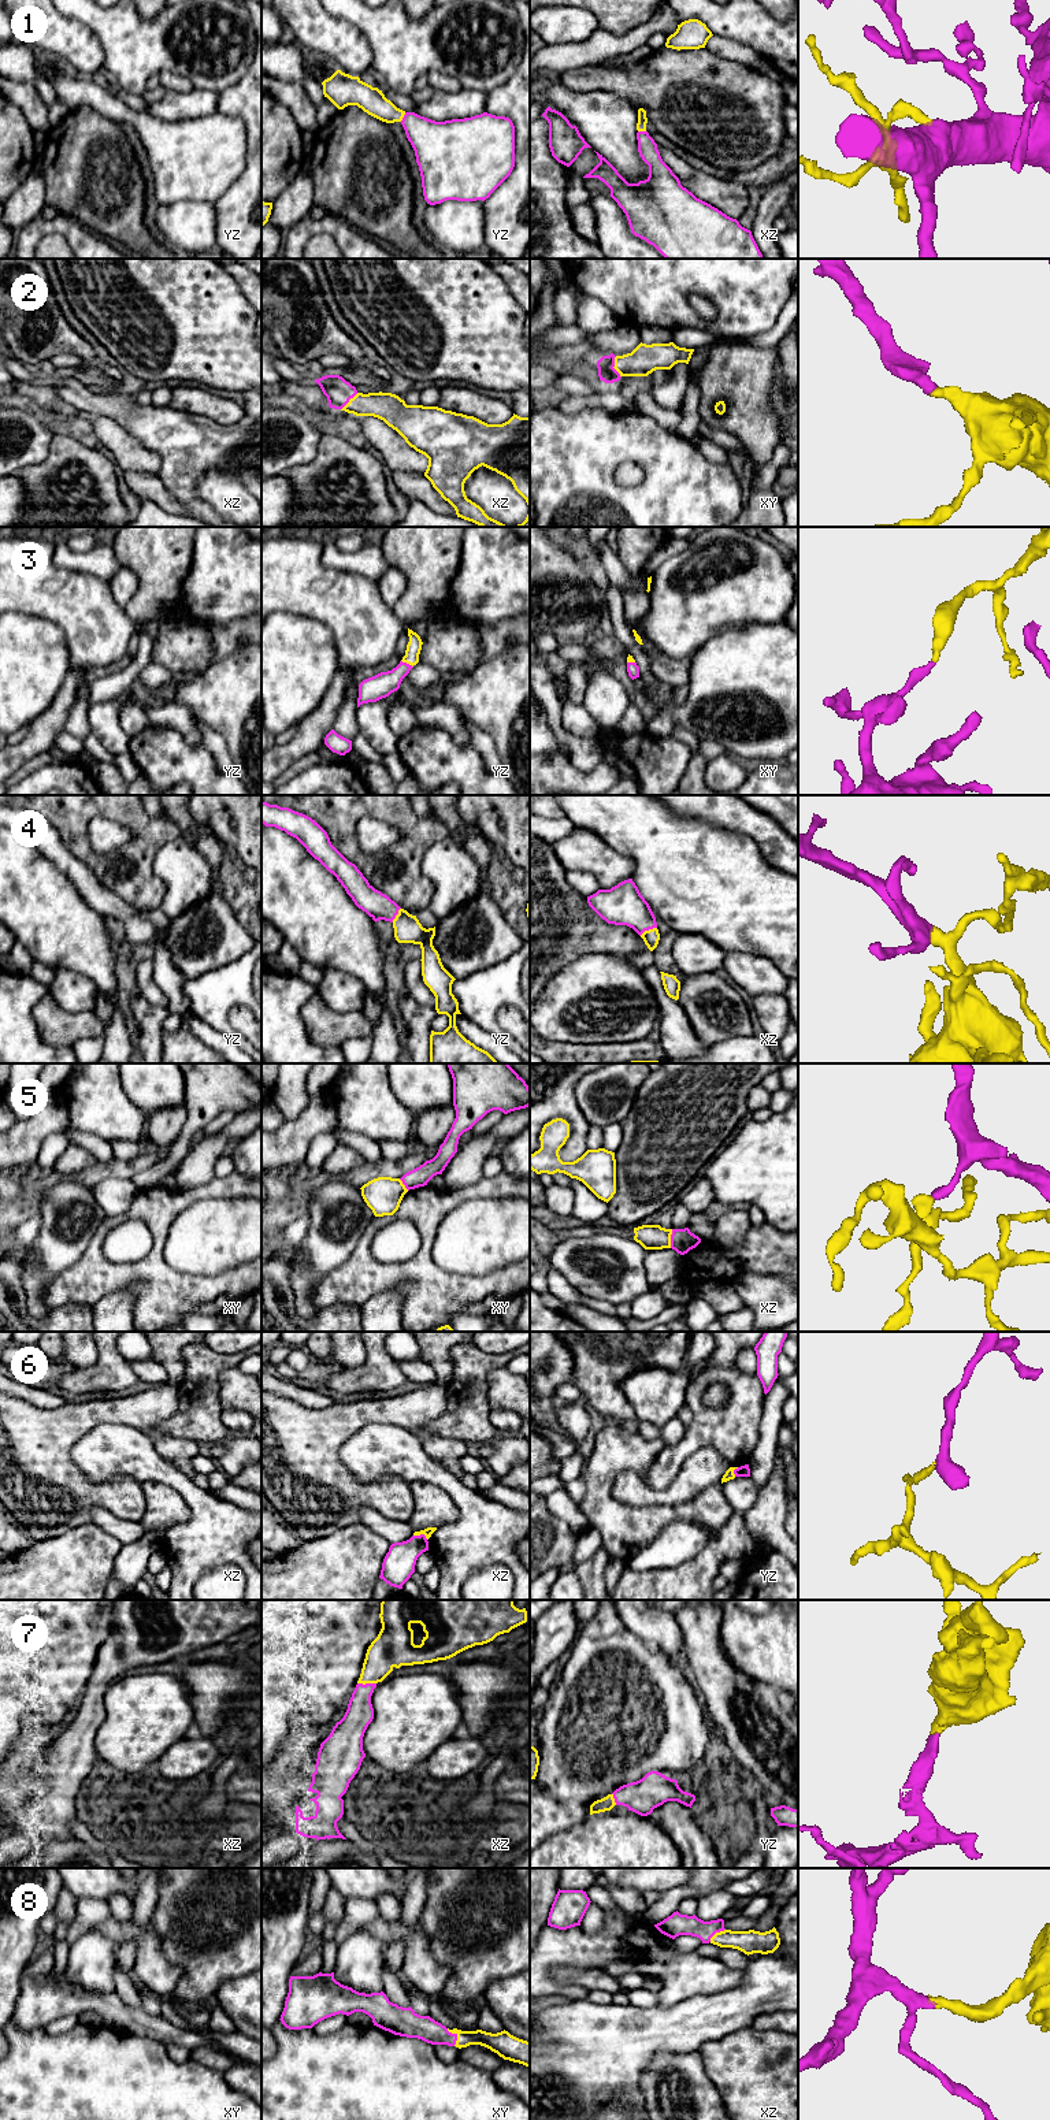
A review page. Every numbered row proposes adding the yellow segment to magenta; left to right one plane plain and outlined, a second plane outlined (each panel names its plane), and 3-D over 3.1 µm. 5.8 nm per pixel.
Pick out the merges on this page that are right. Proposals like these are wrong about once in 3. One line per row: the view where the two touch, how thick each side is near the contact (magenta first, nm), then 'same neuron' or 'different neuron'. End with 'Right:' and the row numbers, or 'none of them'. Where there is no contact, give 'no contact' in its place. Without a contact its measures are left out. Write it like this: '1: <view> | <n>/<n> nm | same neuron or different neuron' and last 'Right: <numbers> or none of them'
1: yz | 280/160 nm | same neuron
2: xy | 100/170 nm | same neuron
3: yz | 140/90 nm | same neuron
4: xz | 240/90 nm | same neuron
5: xz | 140/140 nm | different neuron
6: xz | 190/50 nm | same neuron
7: xz | 160/220 nm | same neuron
8: xy | 140/110 nm | same neuron
Right: 1, 2, 3, 4, 6, 7, 8

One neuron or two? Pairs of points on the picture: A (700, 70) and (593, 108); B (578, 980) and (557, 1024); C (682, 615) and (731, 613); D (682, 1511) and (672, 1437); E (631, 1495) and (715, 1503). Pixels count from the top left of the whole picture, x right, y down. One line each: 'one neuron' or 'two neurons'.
A: two neurons
B: one neuron
C: one neuron
D: two neurons
E: two neurons

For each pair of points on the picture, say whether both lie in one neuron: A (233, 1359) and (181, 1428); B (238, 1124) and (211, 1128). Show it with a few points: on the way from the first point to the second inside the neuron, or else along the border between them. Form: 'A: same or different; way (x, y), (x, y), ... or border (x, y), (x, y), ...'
A: same; way (214, 1369), (203, 1380), (200, 1408)
B: different; border (236, 1114), (221, 1131), (206, 1135)

